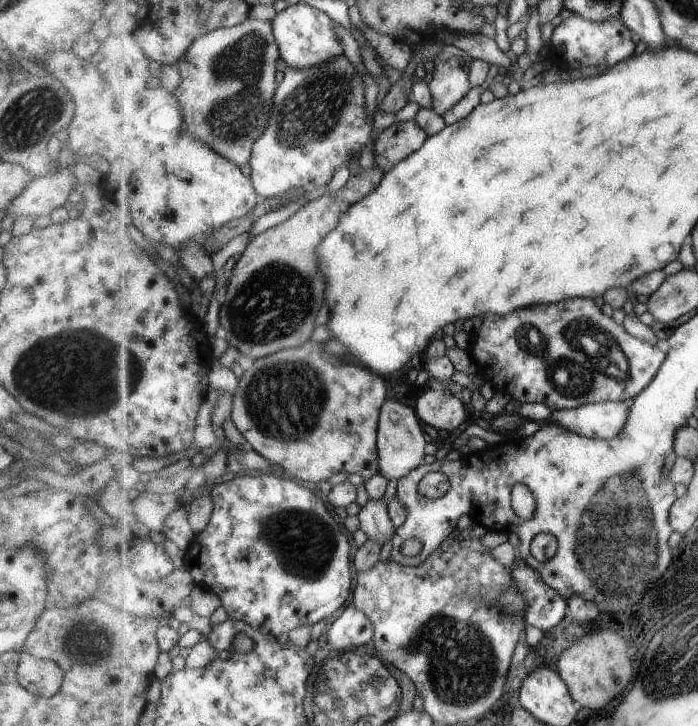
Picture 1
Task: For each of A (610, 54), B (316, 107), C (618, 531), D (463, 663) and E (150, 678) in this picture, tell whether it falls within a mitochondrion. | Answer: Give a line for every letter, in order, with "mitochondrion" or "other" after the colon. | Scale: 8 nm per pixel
A: other
B: mitochondrion
C: mitochondrion
D: mitochondrion
E: other

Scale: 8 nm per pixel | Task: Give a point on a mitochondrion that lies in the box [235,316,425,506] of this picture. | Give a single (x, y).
(275, 401)

